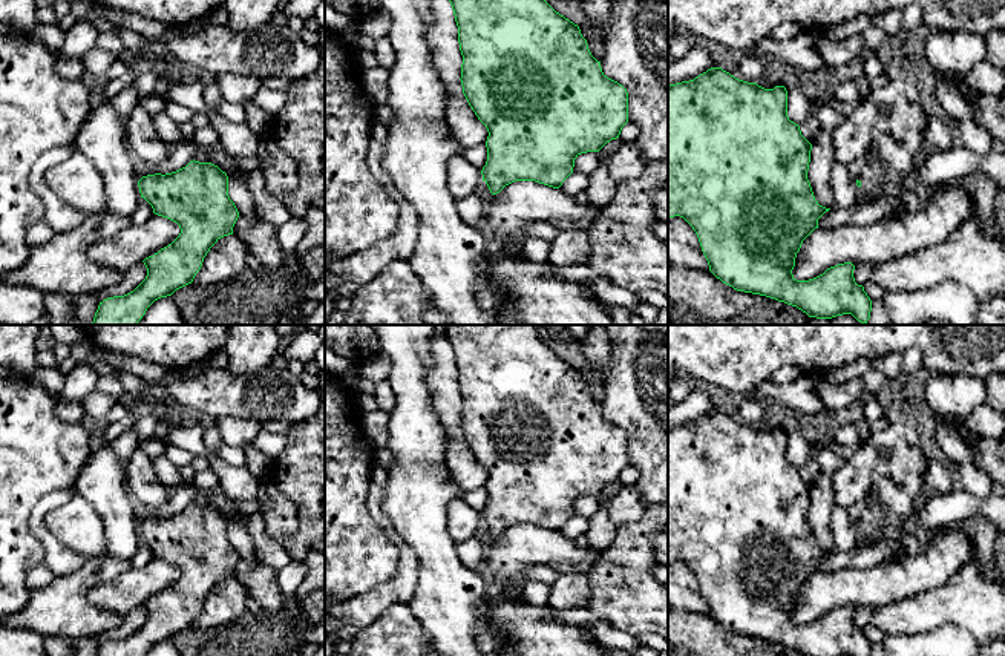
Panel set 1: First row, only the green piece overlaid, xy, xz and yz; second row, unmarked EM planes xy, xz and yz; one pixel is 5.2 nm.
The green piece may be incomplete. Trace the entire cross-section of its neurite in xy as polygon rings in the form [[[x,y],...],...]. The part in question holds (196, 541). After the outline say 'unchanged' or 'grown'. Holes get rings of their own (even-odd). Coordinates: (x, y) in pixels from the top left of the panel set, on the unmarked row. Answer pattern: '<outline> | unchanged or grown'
[[[193,503],[185,510],[172,517],[142,520],[138,524],[138,530],[141,541],[144,541],[152,549],[153,556],[176,566],[181,572],[181,576],[172,587],[142,604],[147,612],[147,619],[133,635],[124,639],[104,642],[100,645],[97,656],[146,656],[155,644],[172,639],[176,633],[192,627],[210,592],[221,581],[233,578],[233,570],[239,561],[239,555],[228,540],[227,517],[211,506],[199,506]]] | unchanged

